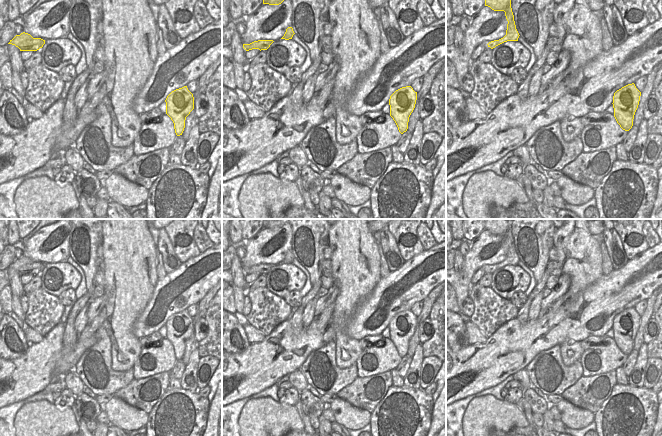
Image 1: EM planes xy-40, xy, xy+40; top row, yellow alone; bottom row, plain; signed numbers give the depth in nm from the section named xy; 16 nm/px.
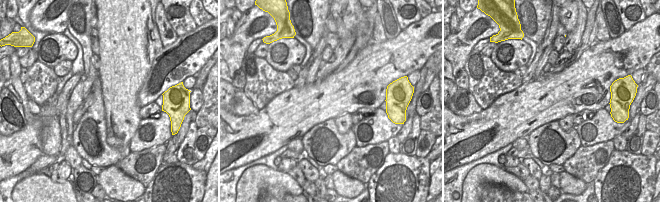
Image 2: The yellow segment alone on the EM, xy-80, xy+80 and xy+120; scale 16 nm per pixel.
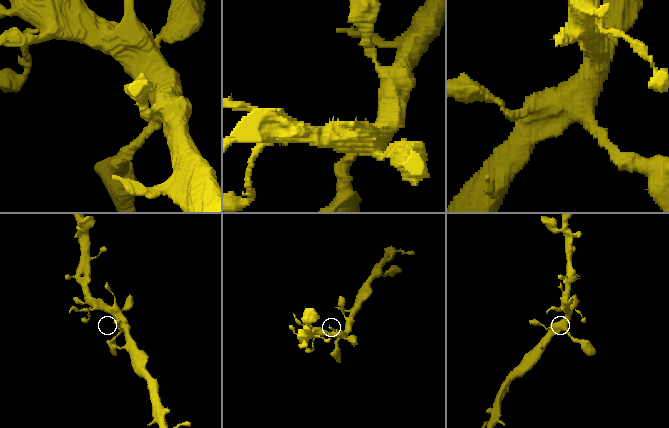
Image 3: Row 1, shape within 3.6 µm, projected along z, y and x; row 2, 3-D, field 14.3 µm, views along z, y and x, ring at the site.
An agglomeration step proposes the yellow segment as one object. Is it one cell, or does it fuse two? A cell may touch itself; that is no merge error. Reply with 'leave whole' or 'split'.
split

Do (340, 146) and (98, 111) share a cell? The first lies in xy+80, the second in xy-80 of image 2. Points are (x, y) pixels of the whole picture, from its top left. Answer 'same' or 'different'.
same

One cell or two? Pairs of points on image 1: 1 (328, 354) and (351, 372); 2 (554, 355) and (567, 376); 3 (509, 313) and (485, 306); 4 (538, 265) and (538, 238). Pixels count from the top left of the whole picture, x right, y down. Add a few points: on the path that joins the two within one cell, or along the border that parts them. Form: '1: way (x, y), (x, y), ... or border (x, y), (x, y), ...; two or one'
1: way (331, 361), (332, 365), (339, 372), (344, 372); one
2: way (557, 360), (564, 371); one
3: way (503, 311), (491, 311); one
4: way (538, 258), (538, 245); one

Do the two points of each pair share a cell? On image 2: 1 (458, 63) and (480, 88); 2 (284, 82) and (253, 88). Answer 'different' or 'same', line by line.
1: different
2: same

